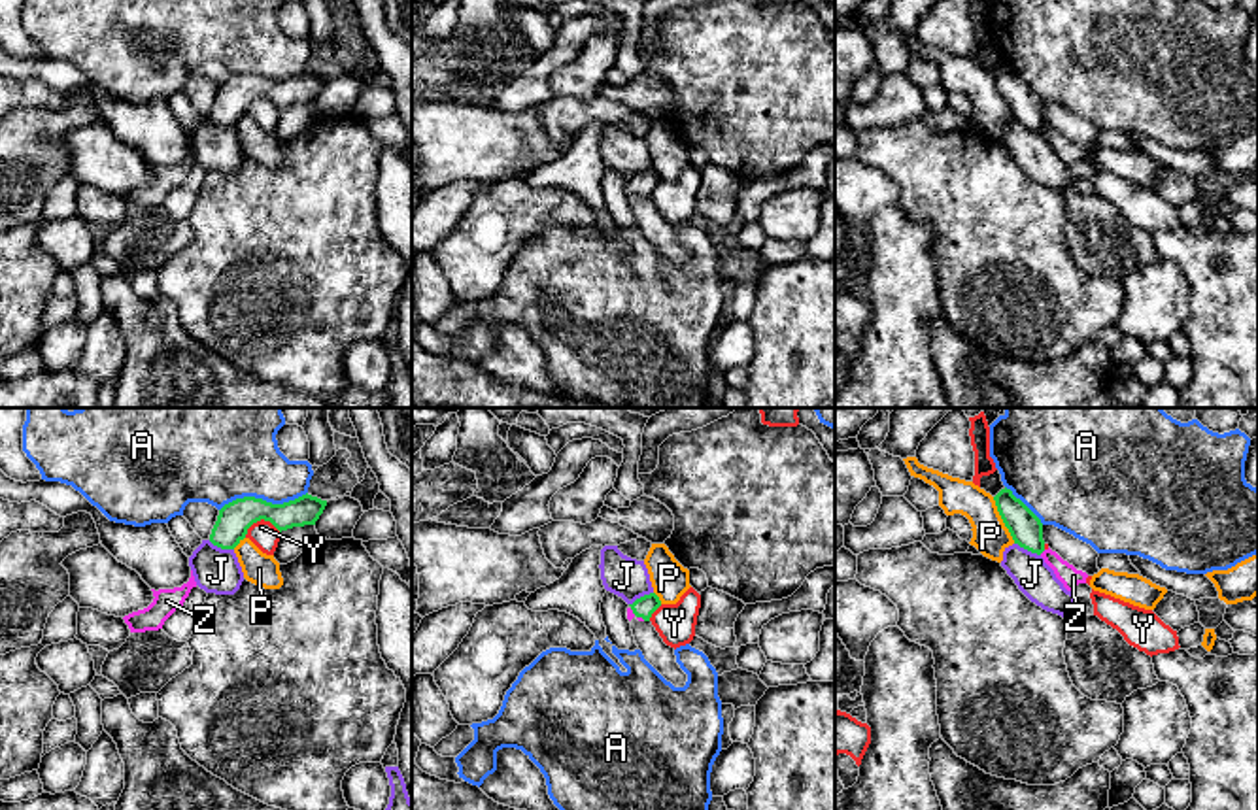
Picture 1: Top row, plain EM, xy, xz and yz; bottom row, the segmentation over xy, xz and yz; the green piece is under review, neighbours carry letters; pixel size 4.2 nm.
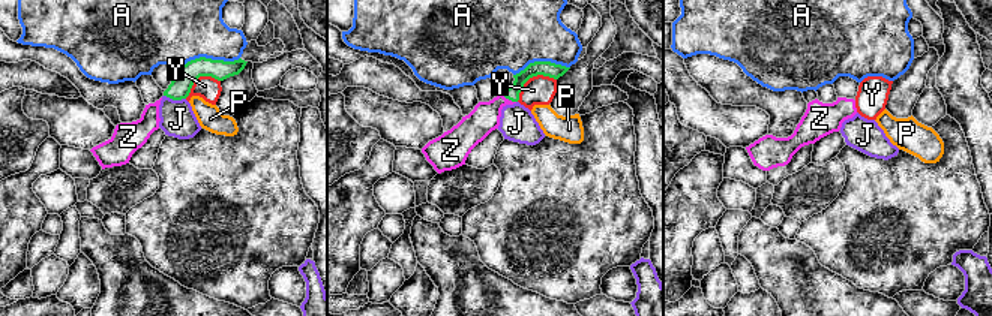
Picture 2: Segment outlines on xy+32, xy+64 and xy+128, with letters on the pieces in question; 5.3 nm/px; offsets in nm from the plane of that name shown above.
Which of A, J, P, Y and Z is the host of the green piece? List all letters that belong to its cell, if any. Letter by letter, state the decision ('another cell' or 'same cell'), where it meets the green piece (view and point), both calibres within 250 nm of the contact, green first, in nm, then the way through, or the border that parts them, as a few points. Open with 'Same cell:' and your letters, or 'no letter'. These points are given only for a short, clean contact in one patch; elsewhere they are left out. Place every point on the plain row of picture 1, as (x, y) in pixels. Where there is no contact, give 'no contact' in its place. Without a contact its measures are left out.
Same cell: Z
A: another cell; meets green in xy at (263, 78); 140 nm thick on the green side, 340 nm on the other
J: another cell; meets green in yz at (1028, 127); 140 nm thick on the green side, 160 nm on the other; border along yz (1015, 119), (1039, 133)
P: another cell; meets green in yz at (1002, 95); 140 nm thick on the green side, 160 nm on the other
Y: another cell; meets green in xy at (259, 97); 140 nm thick on the green side, 110 nm on the other; border along xy (280, 108), (269, 99), (257, 97), (244, 114)
Z: same cell; meets green in yz at (1041, 129); 140 nm thick on the green side, 90 nm on the other; runs through yz (1026, 106), (1041, 129), (1068, 151)

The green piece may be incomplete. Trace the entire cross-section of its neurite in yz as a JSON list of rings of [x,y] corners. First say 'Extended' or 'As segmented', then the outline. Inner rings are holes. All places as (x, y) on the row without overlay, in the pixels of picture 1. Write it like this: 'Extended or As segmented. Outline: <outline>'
Extended. Outline: [[[1001,66],[994,77],[1014,121],[1041,132],[1067,168],[1073,168],[1079,160],[1086,160],[1086,149],[1077,147],[1056,128],[1045,125],[1041,96],[1011,66]]]

